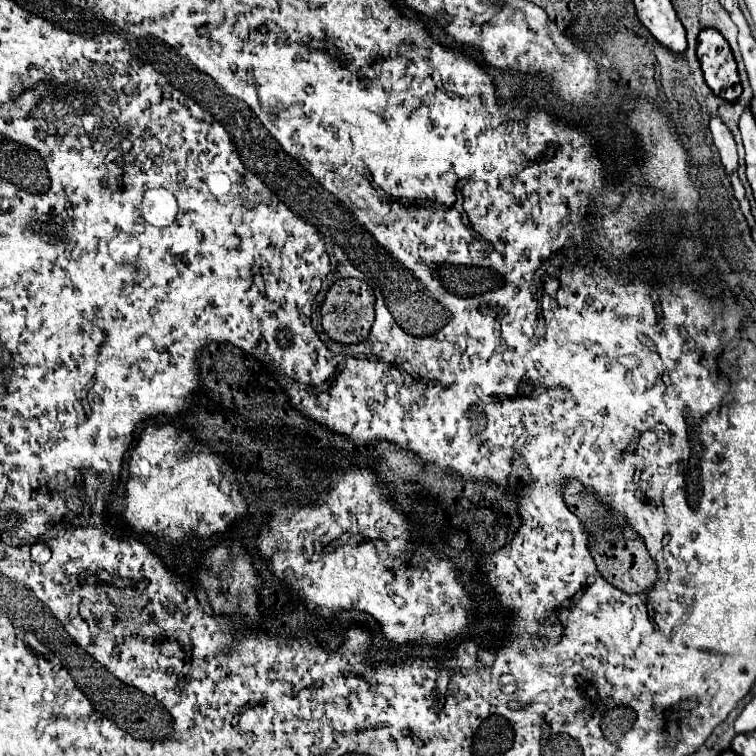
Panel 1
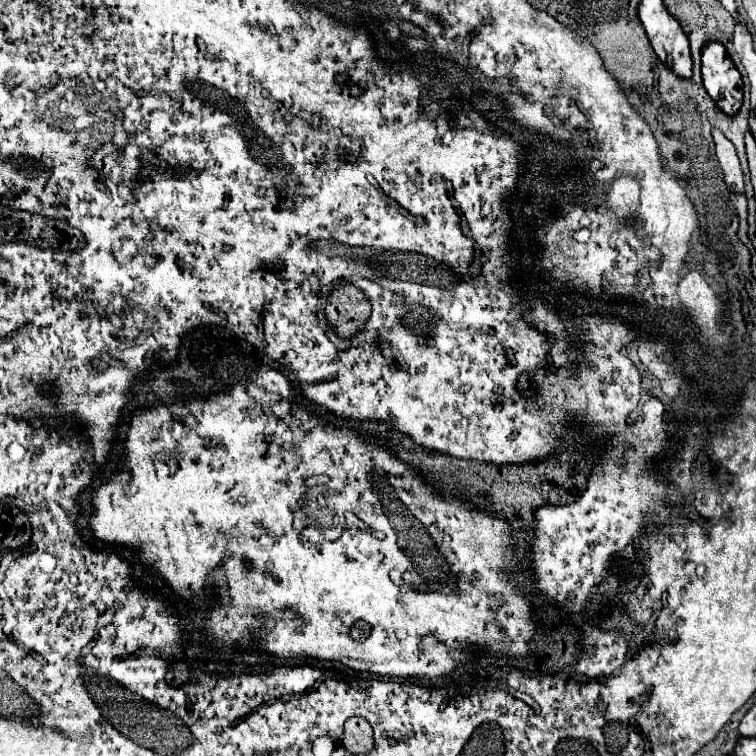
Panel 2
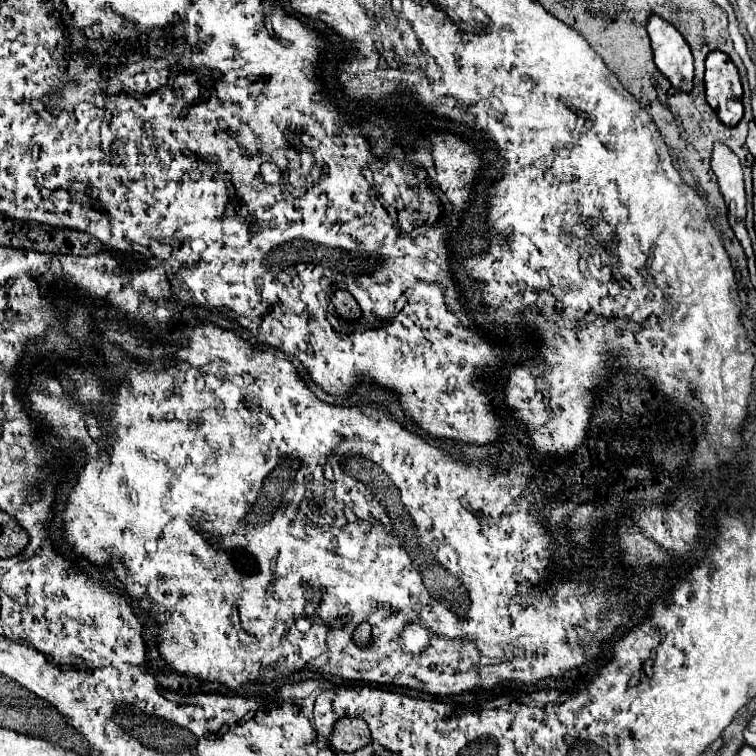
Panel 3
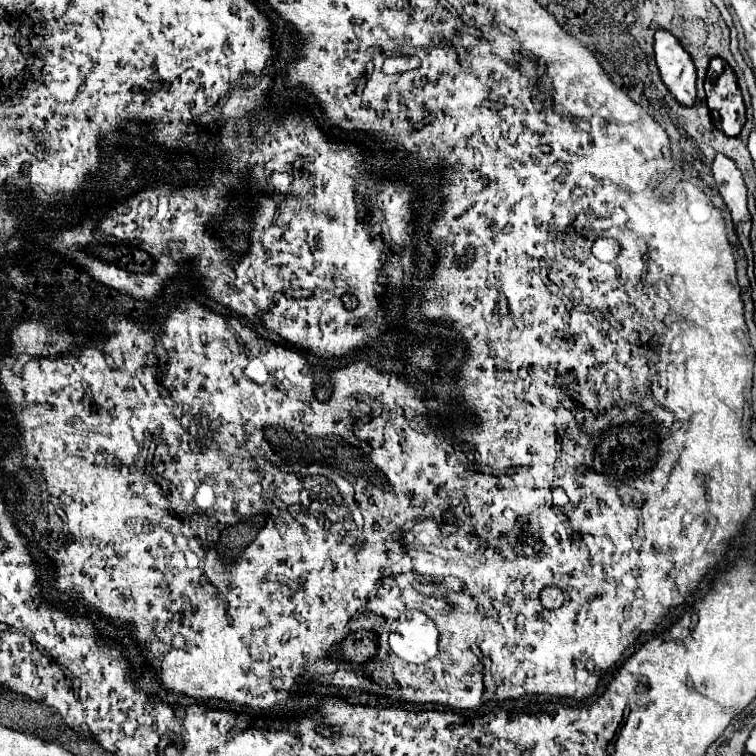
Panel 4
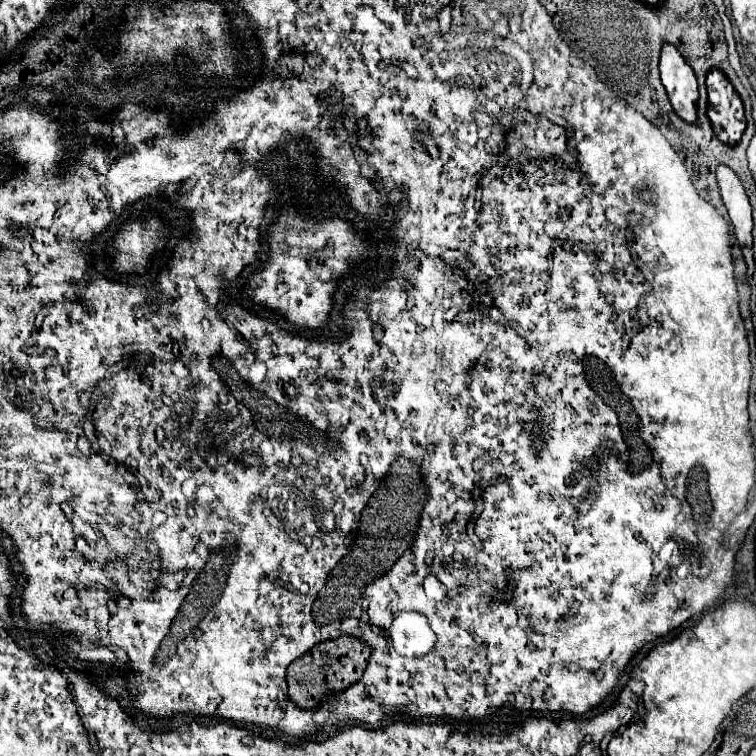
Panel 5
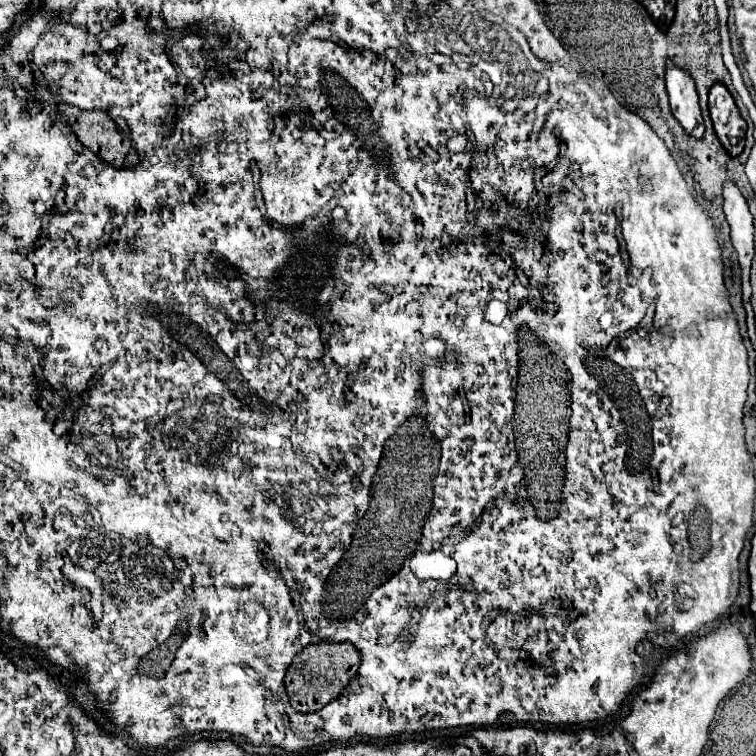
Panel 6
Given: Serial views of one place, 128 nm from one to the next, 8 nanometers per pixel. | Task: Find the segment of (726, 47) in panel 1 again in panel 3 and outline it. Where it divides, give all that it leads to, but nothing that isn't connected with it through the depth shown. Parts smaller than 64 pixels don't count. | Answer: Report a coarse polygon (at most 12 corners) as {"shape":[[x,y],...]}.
{"shape":[[724,52],[706,58],[706,100],[726,126],[742,118],[742,84]]}

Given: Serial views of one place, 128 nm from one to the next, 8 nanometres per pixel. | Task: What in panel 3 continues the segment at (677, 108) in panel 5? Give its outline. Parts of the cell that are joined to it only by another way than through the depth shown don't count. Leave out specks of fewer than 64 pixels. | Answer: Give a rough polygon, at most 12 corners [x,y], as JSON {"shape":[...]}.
{"shape":[[650,14],[654,62],[674,88],[690,92],[694,66],[684,36]]}

